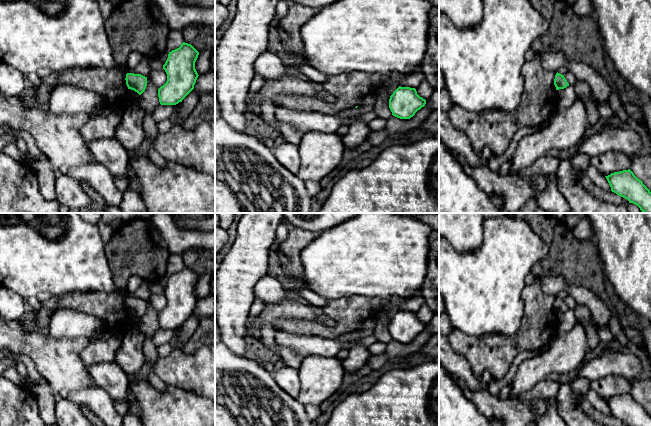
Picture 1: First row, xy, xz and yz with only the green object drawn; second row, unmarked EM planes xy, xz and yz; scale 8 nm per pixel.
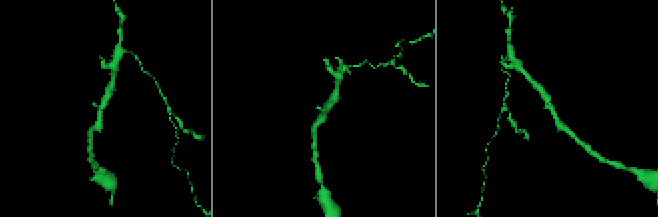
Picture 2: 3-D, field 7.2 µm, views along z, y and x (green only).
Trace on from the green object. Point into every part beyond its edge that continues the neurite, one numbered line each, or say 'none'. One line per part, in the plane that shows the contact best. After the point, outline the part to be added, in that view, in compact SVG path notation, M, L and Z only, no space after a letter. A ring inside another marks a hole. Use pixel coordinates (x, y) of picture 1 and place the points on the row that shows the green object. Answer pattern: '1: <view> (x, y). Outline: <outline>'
none

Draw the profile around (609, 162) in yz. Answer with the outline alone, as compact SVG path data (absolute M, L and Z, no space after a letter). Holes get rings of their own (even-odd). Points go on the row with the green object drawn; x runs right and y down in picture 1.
M608 151L590 159L592 164L602 175L630 169L631 160L626 154L618 151Z

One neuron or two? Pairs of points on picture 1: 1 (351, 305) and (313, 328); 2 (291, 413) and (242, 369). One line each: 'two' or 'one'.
1: one
2: one

